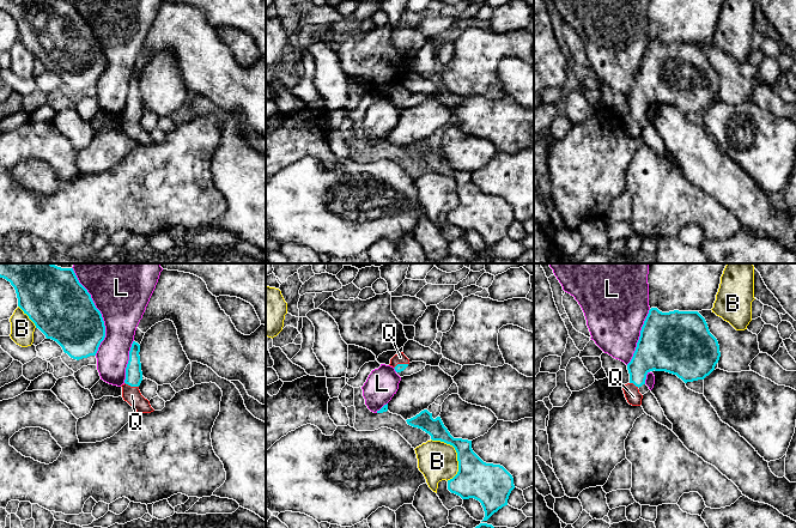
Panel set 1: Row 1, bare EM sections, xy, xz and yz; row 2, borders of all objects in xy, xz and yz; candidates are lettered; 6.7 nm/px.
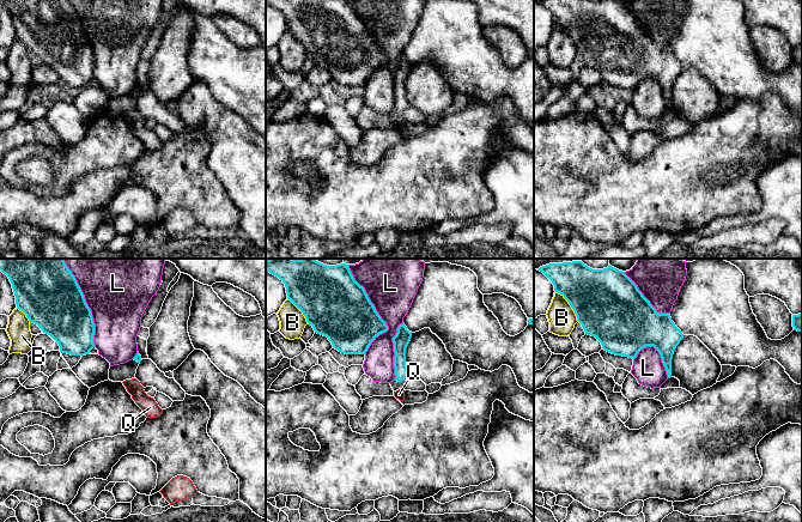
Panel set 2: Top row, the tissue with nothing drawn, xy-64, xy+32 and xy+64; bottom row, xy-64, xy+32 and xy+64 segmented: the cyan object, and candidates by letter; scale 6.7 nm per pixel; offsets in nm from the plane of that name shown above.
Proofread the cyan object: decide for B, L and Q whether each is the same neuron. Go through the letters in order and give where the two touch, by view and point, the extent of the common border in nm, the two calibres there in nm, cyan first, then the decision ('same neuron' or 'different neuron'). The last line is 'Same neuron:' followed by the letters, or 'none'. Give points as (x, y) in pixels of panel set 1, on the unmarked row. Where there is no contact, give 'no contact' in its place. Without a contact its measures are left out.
B: xz (456, 183) | 320 nm | 260/260 nm | different neuron
L: xy (99, 43) | 600 nm | 420/360 nm | different neuron
Q: xy (132, 117) | 100 nm | 110/110 nm | same neuron
Same neuron: Q

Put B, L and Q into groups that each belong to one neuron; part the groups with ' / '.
B / L / Q

